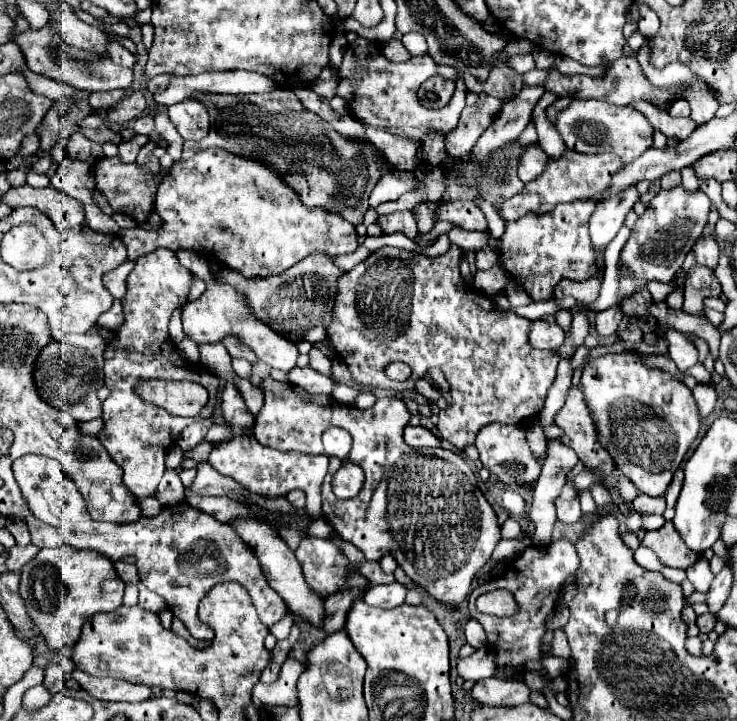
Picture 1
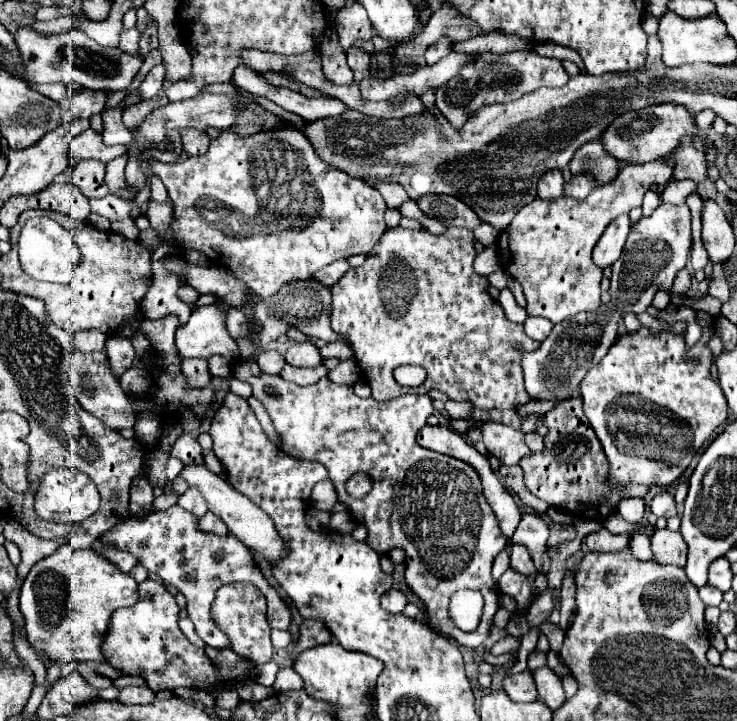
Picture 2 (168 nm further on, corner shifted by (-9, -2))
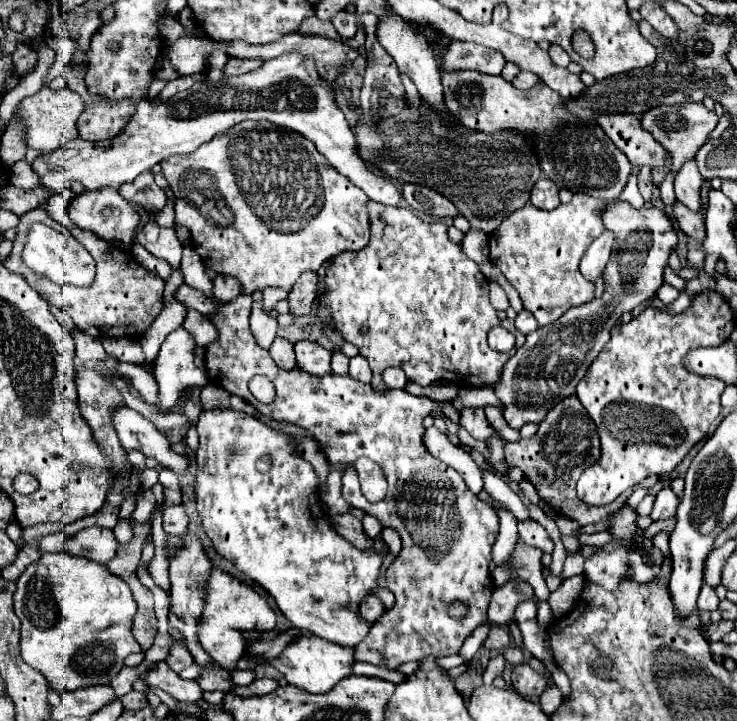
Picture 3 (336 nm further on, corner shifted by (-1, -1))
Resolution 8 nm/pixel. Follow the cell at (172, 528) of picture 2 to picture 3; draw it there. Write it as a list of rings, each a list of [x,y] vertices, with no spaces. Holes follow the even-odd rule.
[[[212,569],[212,579],[208,581],[208,587],[212,587],[212,591],[208,591],[208,603],[204,607],[204,619],[200,623],[200,643],[204,647],[204,651],[222,667],[226,669],[234,669],[238,659],[244,653],[246,641],[242,639],[242,635],[238,633],[238,629],[254,629],[254,631],[272,631],[276,627],[276,615],[270,609],[270,605],[258,595],[254,593],[250,587],[246,587],[244,583],[232,579],[228,573],[224,573],[222,569]]]

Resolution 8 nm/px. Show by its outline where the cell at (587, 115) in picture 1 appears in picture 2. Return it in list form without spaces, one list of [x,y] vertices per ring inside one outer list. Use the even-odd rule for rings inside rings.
[[[658,104],[658,106],[646,106],[642,110],[624,112],[622,116],[618,116],[616,122],[612,122],[610,128],[606,128],[600,134],[598,142],[616,160],[628,164],[642,164],[648,160],[658,160],[668,156],[680,144],[680,136],[686,132],[694,134],[692,114],[688,114],[686,108],[680,108],[678,104]]]

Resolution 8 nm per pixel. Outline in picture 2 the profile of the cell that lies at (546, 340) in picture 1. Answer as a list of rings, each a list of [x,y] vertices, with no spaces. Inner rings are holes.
[[[528,316],[526,322],[524,322],[524,328],[526,328],[526,334],[536,340],[536,342],[542,342],[550,336],[552,332],[552,322],[550,320],[544,320],[544,318],[536,318],[536,316]]]

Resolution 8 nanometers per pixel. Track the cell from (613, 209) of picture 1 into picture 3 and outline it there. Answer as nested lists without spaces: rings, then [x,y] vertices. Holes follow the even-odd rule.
[[[606,231],[588,247],[588,251],[584,253],[582,261],[580,261],[580,273],[584,275],[584,279],[588,281],[596,281],[598,277],[602,277],[604,267],[610,259],[610,251],[612,251],[612,235],[608,235]]]

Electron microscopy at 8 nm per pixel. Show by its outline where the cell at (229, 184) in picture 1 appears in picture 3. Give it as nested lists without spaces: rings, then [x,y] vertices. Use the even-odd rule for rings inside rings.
[[[250,121],[250,123],[242,123],[242,129],[230,129],[228,133],[220,133],[216,135],[212,141],[200,145],[194,153],[184,155],[184,157],[172,157],[166,159],[162,165],[162,173],[170,183],[170,189],[176,195],[176,223],[188,227],[192,231],[192,243],[202,247],[202,261],[206,267],[210,267],[214,273],[222,273],[222,275],[232,275],[236,277],[242,287],[244,293],[252,295],[254,291],[262,291],[264,287],[282,287],[286,291],[292,289],[292,285],[296,283],[296,279],[300,277],[300,273],[304,271],[318,271],[322,267],[322,263],[342,251],[360,251],[360,247],[366,247],[368,243],[368,197],[352,183],[348,183],[348,179],[344,175],[340,175],[332,165],[326,163],[326,159],[316,151],[316,147],[312,147],[312,141],[304,139],[300,133],[278,127],[274,123],[268,121]]]

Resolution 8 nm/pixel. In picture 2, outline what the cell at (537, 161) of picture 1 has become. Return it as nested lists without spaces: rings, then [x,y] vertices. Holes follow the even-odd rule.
[[[548,170],[538,180],[538,198],[542,200],[554,200],[562,196],[564,178],[560,170]]]

